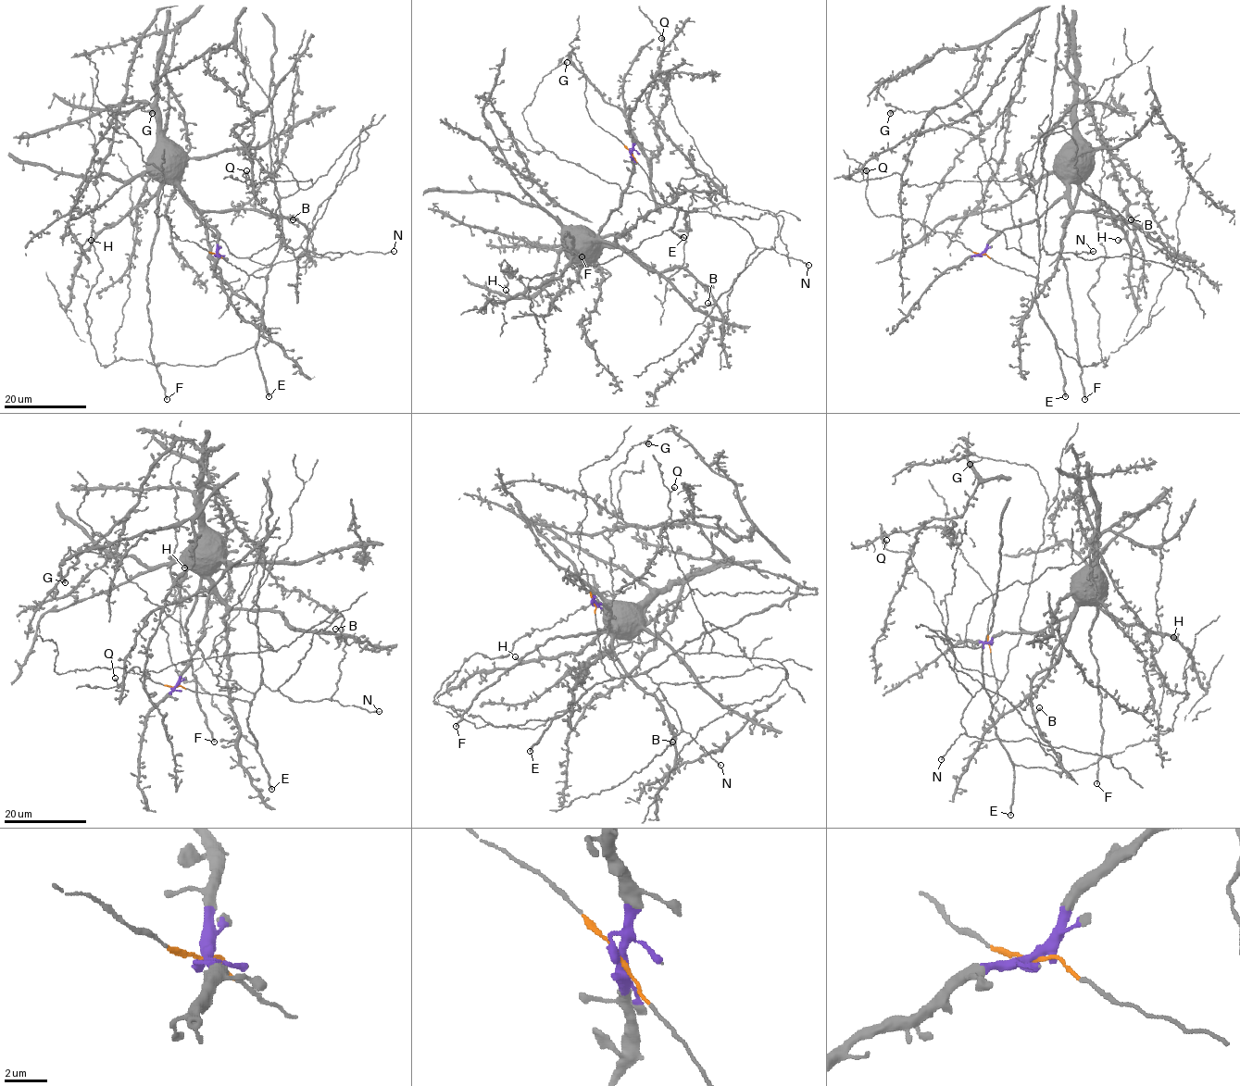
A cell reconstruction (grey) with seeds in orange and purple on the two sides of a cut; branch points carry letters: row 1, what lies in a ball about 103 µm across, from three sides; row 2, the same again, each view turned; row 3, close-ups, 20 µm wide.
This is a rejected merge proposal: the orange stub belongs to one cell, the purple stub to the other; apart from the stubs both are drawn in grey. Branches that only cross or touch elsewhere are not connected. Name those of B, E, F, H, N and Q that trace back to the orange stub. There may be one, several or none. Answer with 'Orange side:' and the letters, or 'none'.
Orange side: E, N, Q

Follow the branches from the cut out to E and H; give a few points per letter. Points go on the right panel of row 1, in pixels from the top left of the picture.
E: (982, 254), (1035, 276), (1034, 293), (1039, 315), (1055, 341), (1066, 396)
H: (982, 254), (1006, 229), (1033, 223), (1071, 182), (1077, 182), (1114, 216), (1124, 234), (1118, 241)

